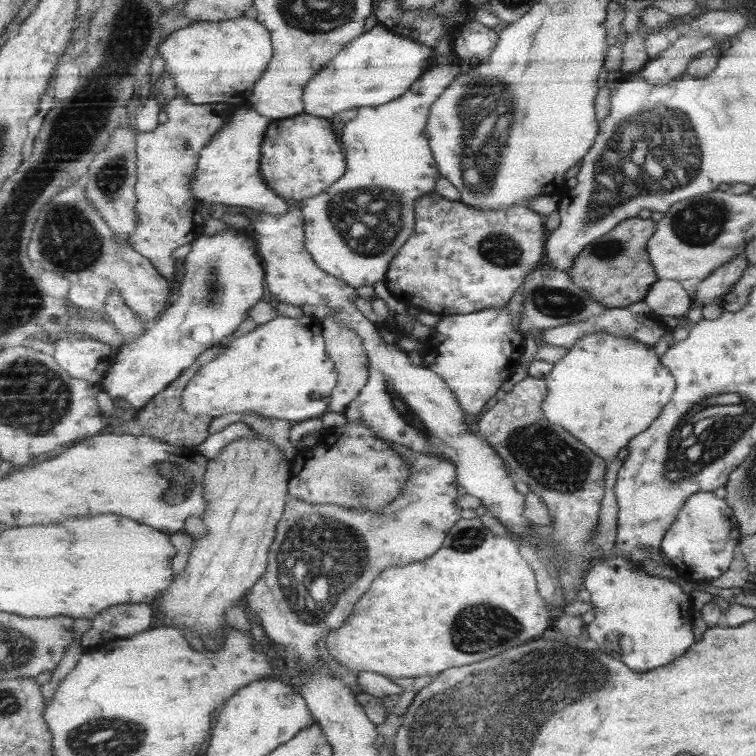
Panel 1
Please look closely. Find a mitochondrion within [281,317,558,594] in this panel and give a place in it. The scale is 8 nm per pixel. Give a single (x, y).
(408, 415)

